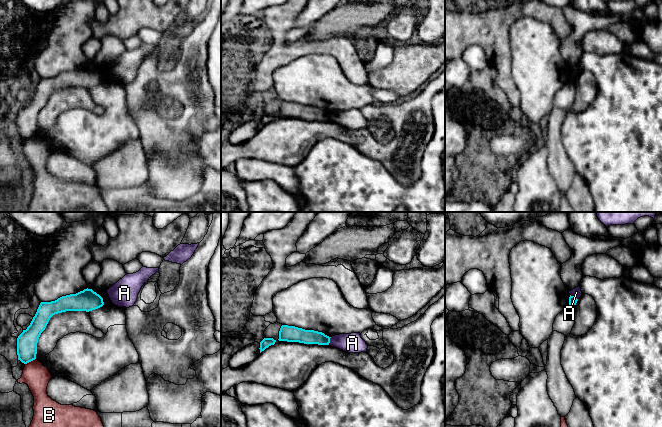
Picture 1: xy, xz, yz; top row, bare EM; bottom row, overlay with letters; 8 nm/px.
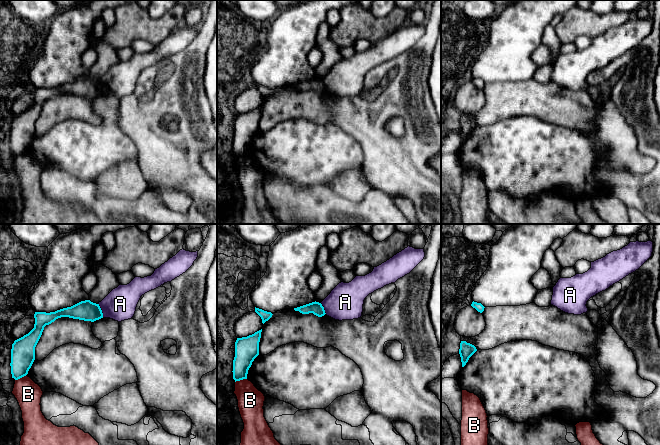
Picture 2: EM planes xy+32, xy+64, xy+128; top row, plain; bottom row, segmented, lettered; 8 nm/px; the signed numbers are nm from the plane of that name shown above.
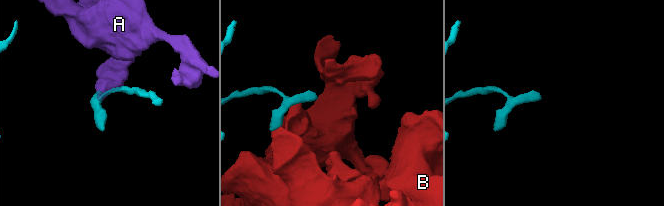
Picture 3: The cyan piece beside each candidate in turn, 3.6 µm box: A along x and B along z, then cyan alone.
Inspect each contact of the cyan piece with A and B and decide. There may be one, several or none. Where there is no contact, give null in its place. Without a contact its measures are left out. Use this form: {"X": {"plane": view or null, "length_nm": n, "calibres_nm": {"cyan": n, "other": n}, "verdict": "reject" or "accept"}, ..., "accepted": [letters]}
{"A": {"plane": "xz", "length_nm": 70, "calibres_nm": {"cyan": 120, "other": 160}, "verdict": "reject"}, "B": {"plane": "xy", "length_nm": 100, "calibres_nm": {"cyan": 160, "other": 200}, "verdict": "reject"}, "accepted": []}

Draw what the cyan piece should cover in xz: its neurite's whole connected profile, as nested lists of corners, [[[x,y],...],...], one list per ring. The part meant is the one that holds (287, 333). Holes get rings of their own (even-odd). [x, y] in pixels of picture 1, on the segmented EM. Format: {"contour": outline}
{"contour": [[[282,325],[279,331],[279,341],[299,342],[304,344],[329,345],[329,336],[314,330],[305,330],[295,326]]]}

